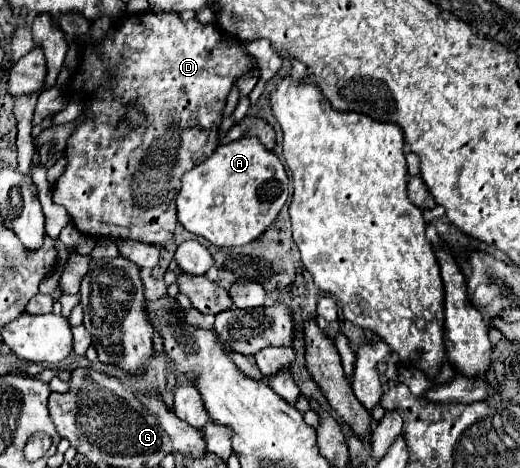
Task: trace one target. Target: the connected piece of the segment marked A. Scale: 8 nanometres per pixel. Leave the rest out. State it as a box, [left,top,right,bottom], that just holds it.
[177,137,289,247]

